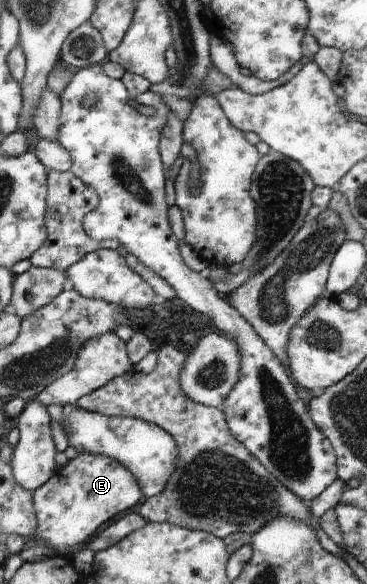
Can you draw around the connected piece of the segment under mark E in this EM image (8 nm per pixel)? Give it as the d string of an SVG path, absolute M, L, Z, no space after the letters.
M79 454L69 460L66 466L58 468L57 473L45 485L33 492L32 500L38 521L34 537L39 536L39 543L52 548L56 555L69 556L73 550L83 547L105 521L109 521L121 511L133 509L137 503L142 503L143 497L144 493L133 474L116 459L103 454Z

